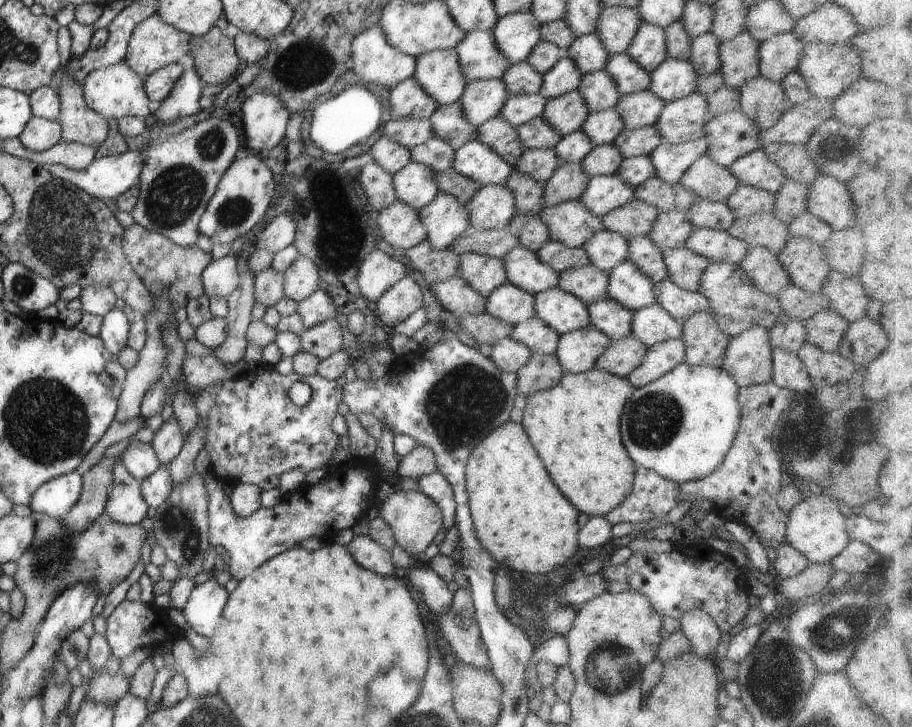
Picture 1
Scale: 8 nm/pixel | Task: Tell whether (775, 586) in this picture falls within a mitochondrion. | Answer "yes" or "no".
no

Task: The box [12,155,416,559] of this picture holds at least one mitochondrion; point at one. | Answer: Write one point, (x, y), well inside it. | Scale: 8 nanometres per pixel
(63, 234)

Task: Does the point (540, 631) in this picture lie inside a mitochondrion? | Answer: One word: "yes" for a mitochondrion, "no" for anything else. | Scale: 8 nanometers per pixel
no

